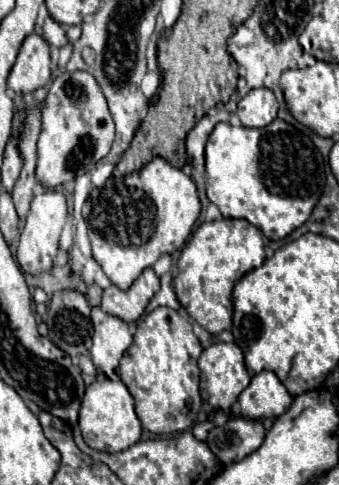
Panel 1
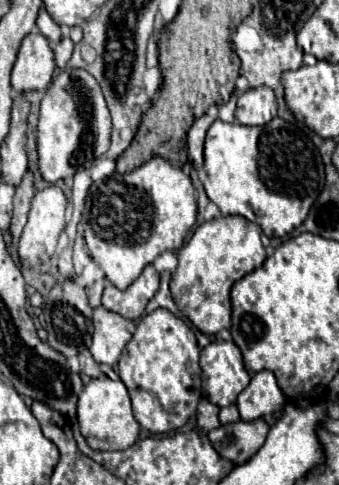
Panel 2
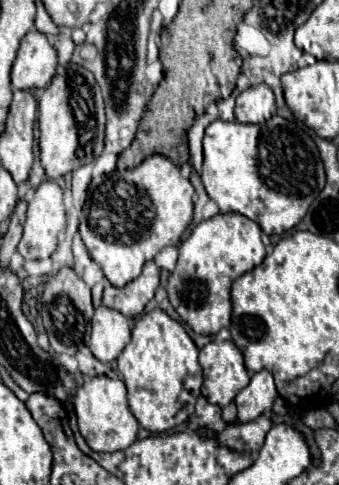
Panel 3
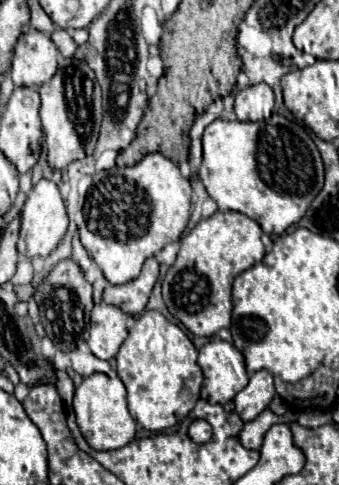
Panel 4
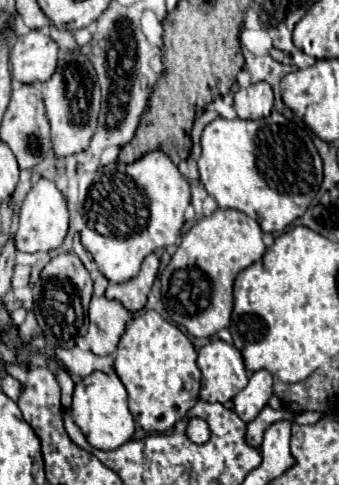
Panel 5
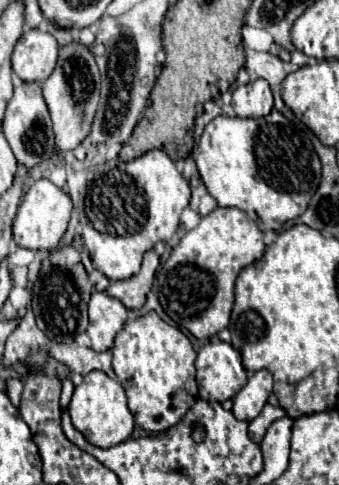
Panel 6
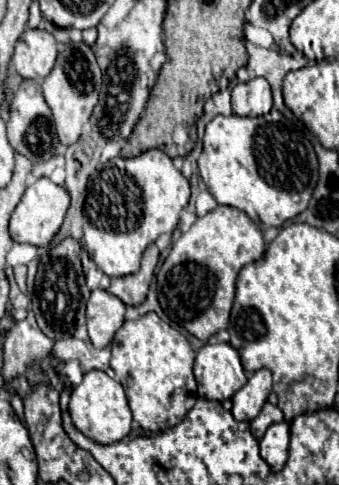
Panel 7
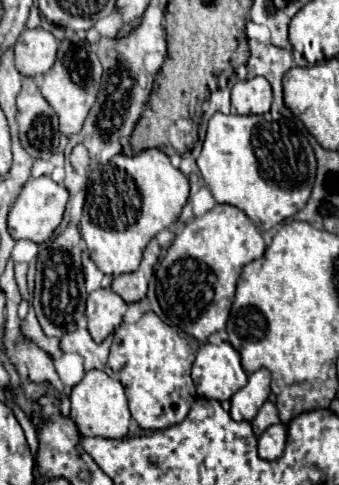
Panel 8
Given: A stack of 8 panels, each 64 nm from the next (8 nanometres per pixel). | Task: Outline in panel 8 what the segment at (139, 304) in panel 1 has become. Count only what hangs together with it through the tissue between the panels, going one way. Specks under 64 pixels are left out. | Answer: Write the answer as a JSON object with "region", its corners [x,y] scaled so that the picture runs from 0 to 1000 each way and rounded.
{"region":[[[448,491],[442,503],[437,503],[431,515],[425,515],[413,553],[407,553],[401,561],[378,561],[378,565],[336,569],[336,577],[330,577],[330,598],[336,598],[348,610],[360,610],[378,627],[413,623],[413,619],[431,610],[437,577],[442,577],[448,565],[454,565],[454,544],[466,540],[466,528],[472,528],[472,507],[466,507],[460,491]]]}

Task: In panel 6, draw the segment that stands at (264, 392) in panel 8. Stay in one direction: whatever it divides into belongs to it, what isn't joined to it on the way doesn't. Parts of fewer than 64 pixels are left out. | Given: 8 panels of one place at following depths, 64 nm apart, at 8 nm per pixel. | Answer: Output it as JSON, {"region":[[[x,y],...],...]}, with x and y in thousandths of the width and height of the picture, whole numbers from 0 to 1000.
{"region":[[[761,763],[732,779],[732,792],[690,816],[684,854],[702,866],[749,866],[779,841],[802,808],[802,771],[791,763]]]}

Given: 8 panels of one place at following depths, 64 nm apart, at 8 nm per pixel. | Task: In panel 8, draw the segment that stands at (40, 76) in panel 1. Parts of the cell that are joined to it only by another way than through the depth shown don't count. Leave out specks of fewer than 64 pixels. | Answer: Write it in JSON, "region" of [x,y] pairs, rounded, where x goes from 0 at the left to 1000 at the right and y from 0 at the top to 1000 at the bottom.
{"region":[[[71,62],[41,91],[47,107],[47,140],[65,157],[118,161],[142,140],[153,140],[153,124],[165,124],[165,78],[130,62]]]}

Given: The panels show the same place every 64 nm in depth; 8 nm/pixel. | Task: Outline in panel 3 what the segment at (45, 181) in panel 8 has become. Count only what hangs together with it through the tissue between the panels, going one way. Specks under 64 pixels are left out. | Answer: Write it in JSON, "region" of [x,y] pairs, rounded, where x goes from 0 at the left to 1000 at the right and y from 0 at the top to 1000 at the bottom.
{"region":[[[136,371],[124,375],[100,408],[83,416],[71,482],[53,503],[53,520],[71,536],[142,532],[165,515],[171,478],[195,470],[195,433],[183,416],[183,388]]]}

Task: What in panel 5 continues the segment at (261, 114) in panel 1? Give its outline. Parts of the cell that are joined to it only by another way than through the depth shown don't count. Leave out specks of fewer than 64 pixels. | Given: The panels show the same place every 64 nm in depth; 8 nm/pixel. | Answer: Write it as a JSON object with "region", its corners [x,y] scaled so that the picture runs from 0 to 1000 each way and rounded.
{"region":[[[755,169],[726,181],[702,181],[690,194],[690,223],[702,231],[702,243],[720,247],[761,247],[796,239],[802,227],[802,181],[791,169]]]}

